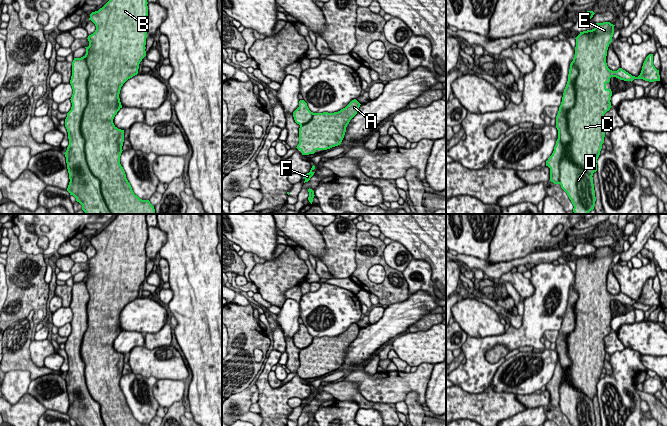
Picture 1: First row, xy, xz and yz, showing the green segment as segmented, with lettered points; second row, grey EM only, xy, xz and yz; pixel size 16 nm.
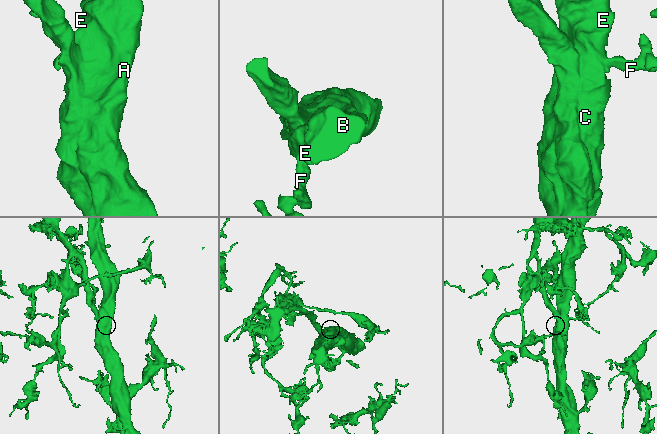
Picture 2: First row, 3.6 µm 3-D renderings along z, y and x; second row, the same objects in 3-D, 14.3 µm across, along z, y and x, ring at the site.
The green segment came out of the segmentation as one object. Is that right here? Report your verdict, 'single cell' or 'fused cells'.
single cell

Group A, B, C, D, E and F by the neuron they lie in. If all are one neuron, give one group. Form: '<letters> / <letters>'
A B C D E F

